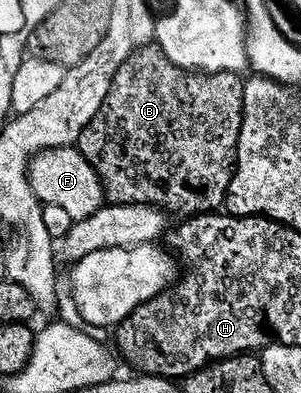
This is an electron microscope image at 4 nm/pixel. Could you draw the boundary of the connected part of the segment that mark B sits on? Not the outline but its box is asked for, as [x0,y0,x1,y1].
[77,44,243,216]

